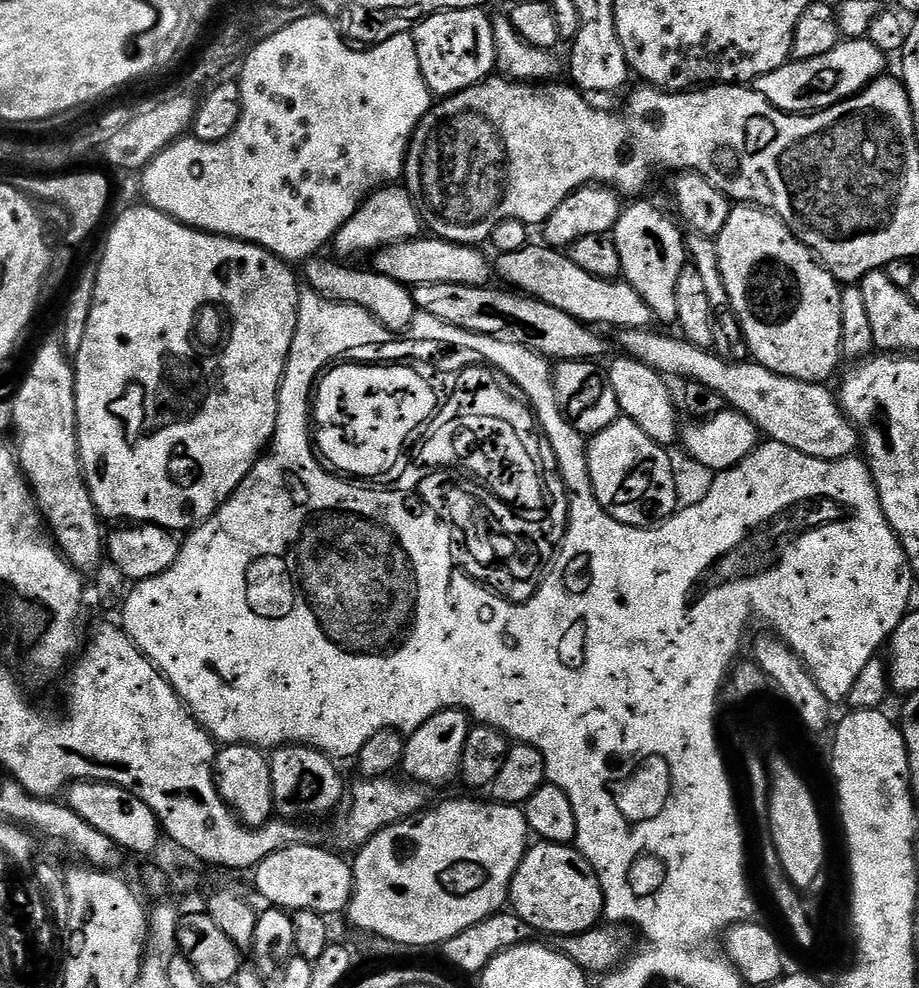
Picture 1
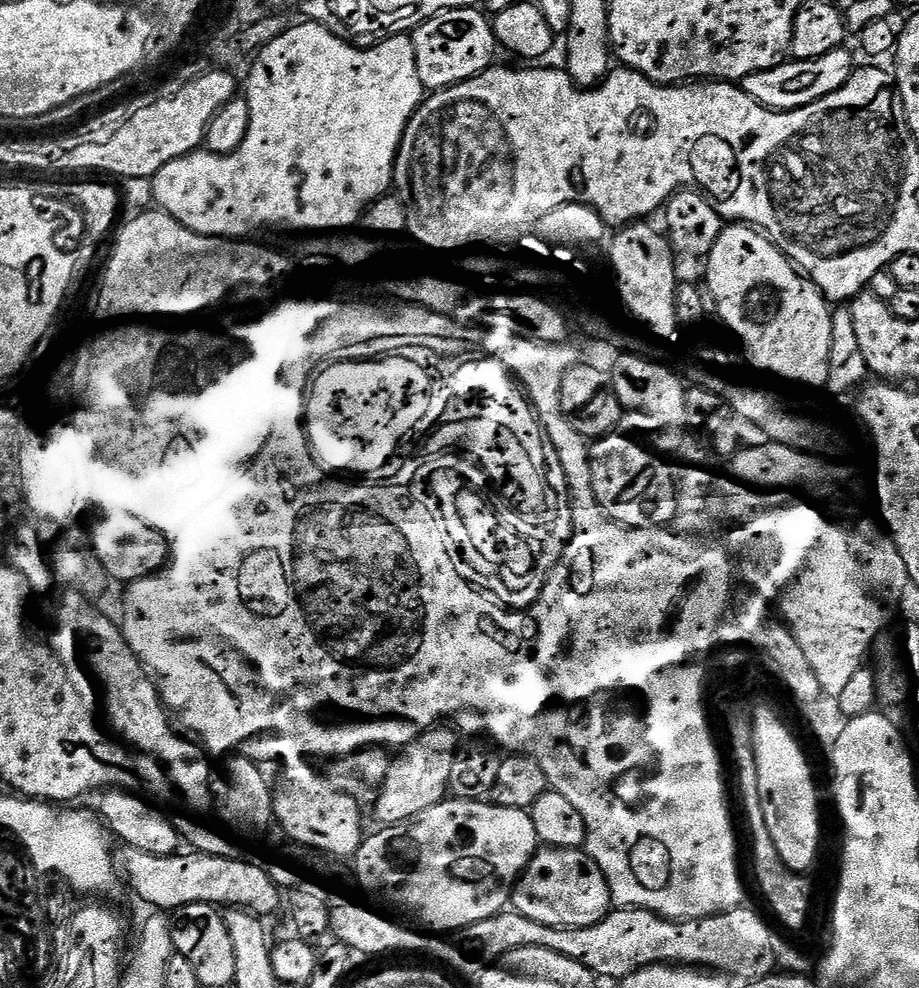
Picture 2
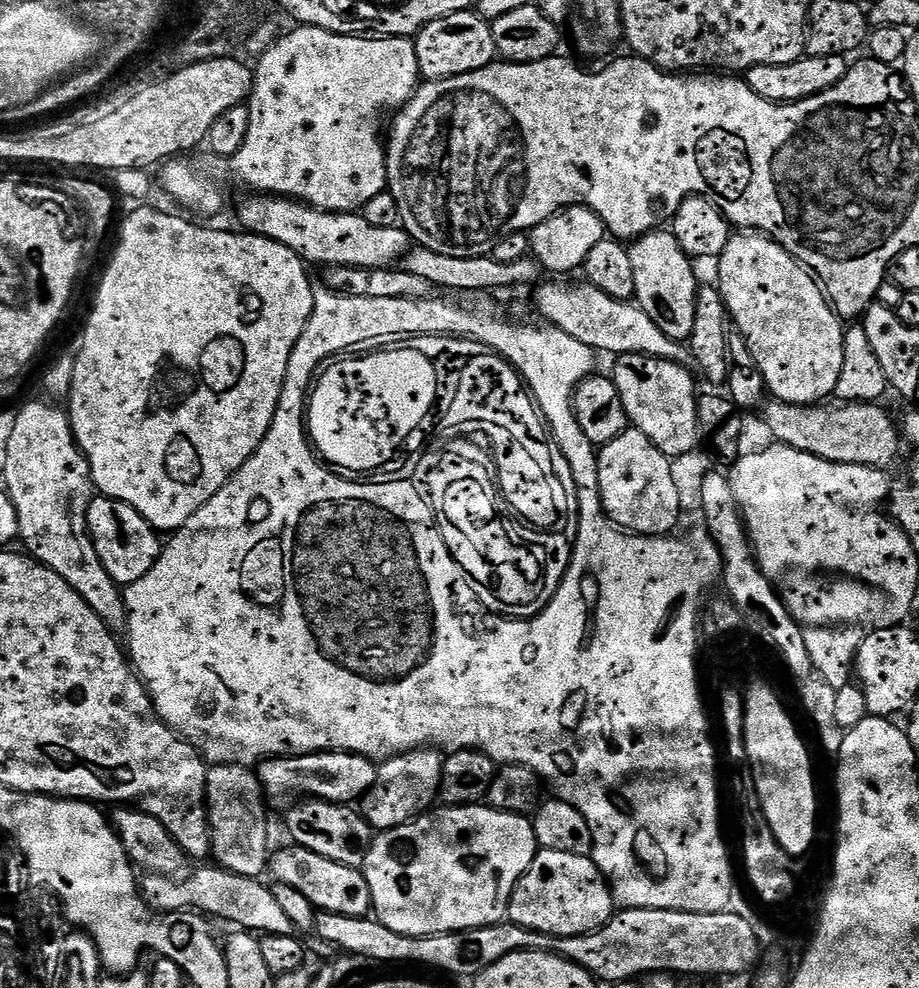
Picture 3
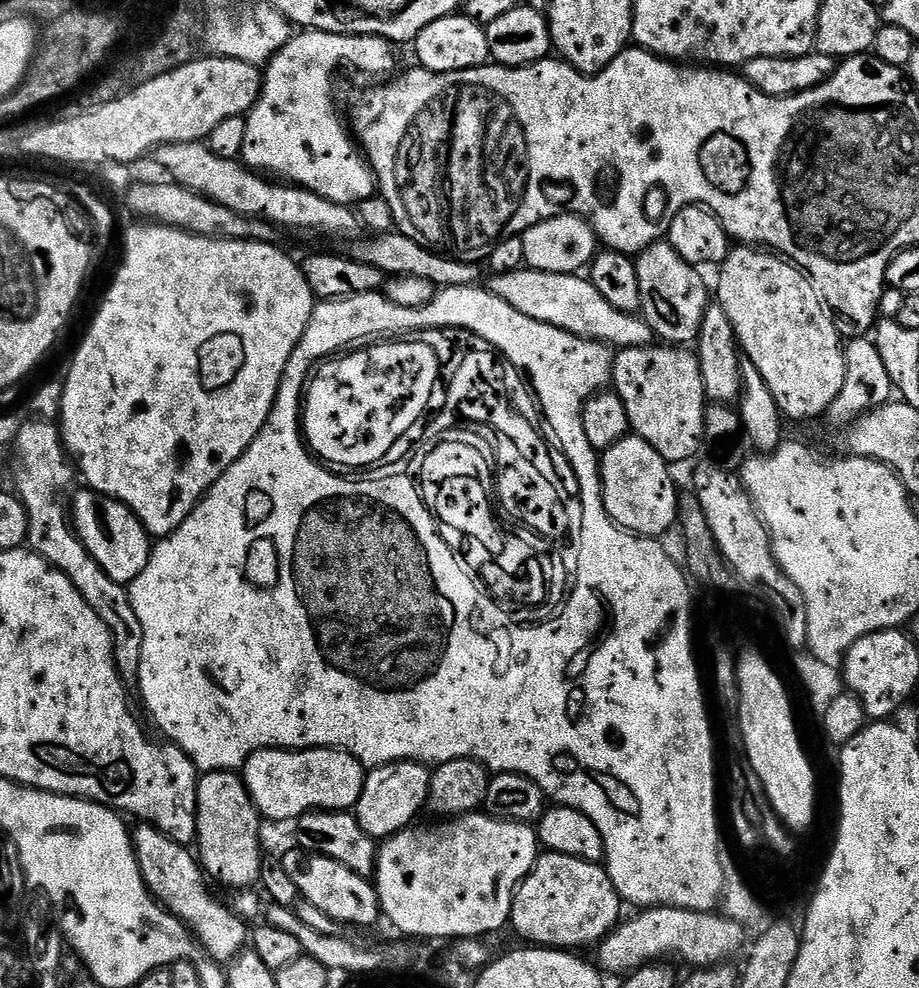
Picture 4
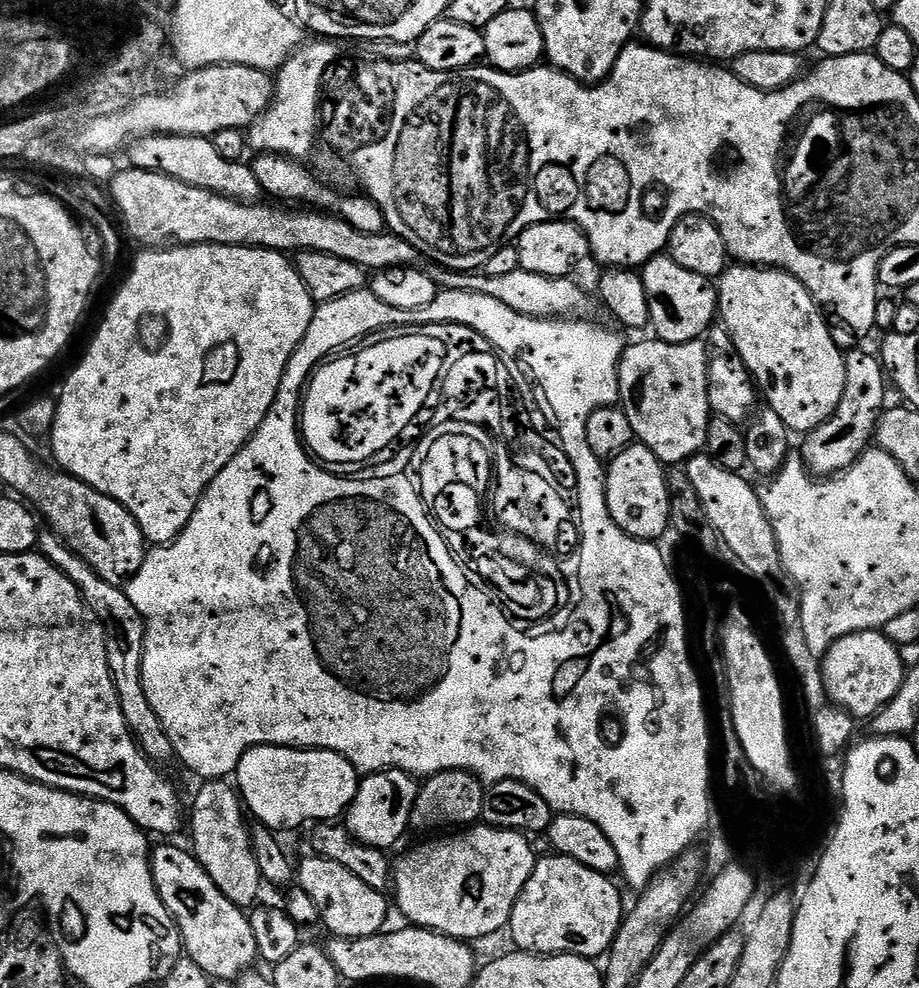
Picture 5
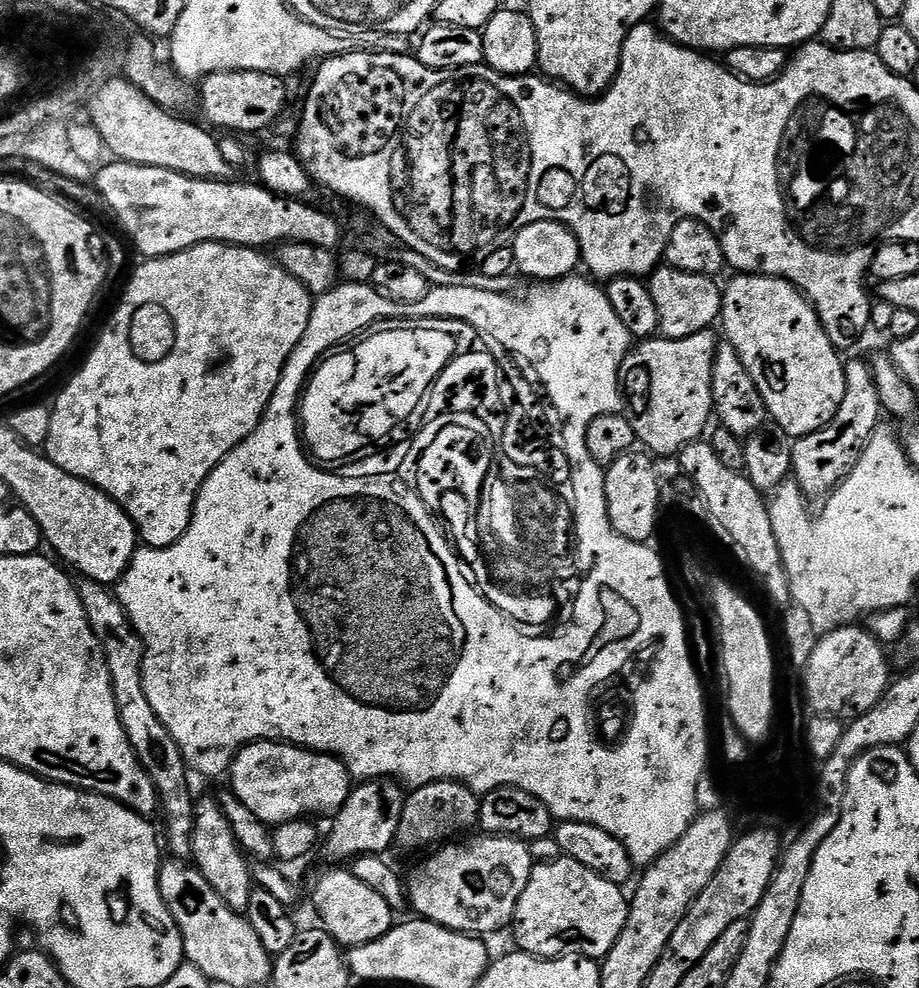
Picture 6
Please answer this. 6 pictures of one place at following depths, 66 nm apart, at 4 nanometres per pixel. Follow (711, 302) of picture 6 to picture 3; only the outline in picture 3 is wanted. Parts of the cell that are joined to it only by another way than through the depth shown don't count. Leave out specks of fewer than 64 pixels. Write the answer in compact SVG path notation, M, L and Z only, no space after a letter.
M653 230L631 241L628 253L630 254L630 267L634 270L635 303L639 304L642 310L646 310L650 318L654 318L654 323L658 326L658 330L662 330L662 334L675 340L691 341L698 281L696 281L696 272L692 269L693 261L684 253L682 246L678 246L678 238L674 238L671 230Z

